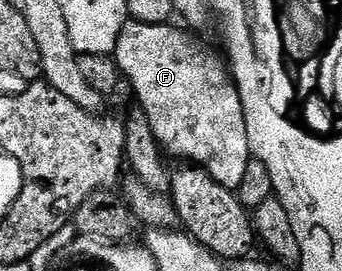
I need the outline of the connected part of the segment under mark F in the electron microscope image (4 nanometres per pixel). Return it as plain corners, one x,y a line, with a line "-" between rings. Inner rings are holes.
132,21
125,25
124,30
120,33
120,38
116,43
116,52
114,58
116,65
122,74
125,82
129,81
132,84
132,89
136,92
139,108
144,110
146,119
150,119
150,127
154,131
154,135
158,139
161,150
169,158
181,157
181,162
191,163
193,166
205,169
210,176
218,183
222,183
222,187
236,191
239,190
239,185
243,183
248,177
248,164
253,164
254,158
252,156
252,148
248,142
248,132
246,131
246,115
242,107
242,99
240,98
240,90
237,88
235,80
226,68
225,62
220,61
207,49
204,45
199,45
194,38
188,33
183,33
180,29
175,29
175,24
169,23
166,25
147,25
141,21

